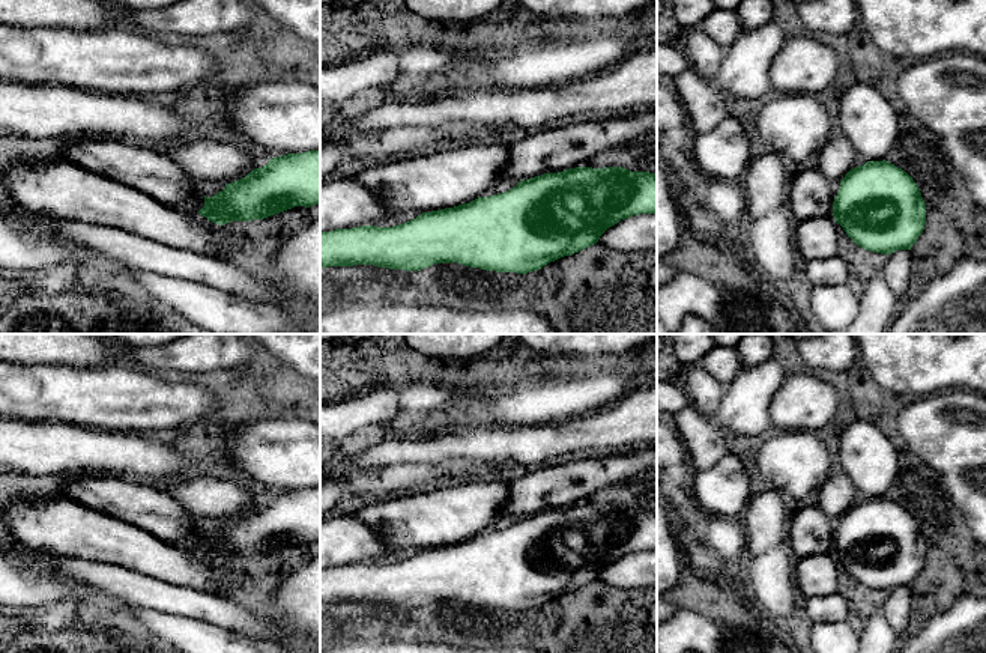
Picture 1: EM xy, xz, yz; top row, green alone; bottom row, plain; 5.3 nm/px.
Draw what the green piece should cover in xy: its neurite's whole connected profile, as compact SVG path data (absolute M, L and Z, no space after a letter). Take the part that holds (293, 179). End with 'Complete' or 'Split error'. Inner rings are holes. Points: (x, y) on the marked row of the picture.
M320 150L271 158L266 166L254 169L245 178L225 184L213 197L204 196L204 206L198 214L224 226L231 221L263 220L295 206L314 205L320 205Z. Complete

